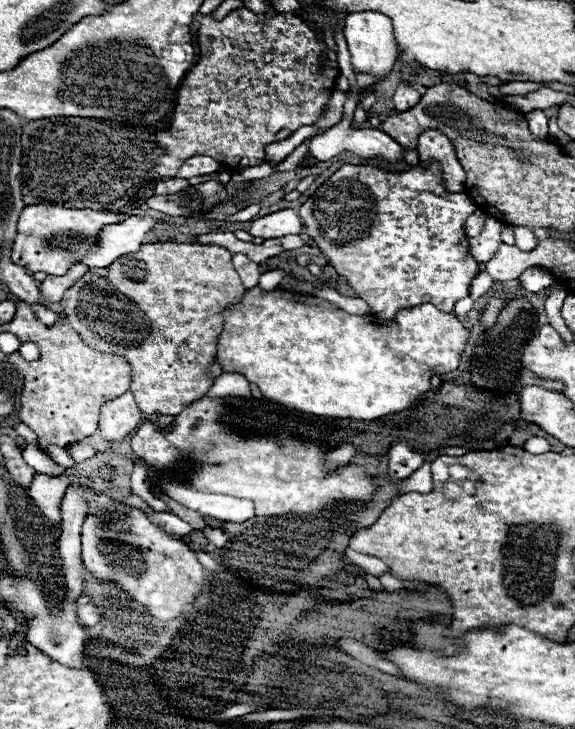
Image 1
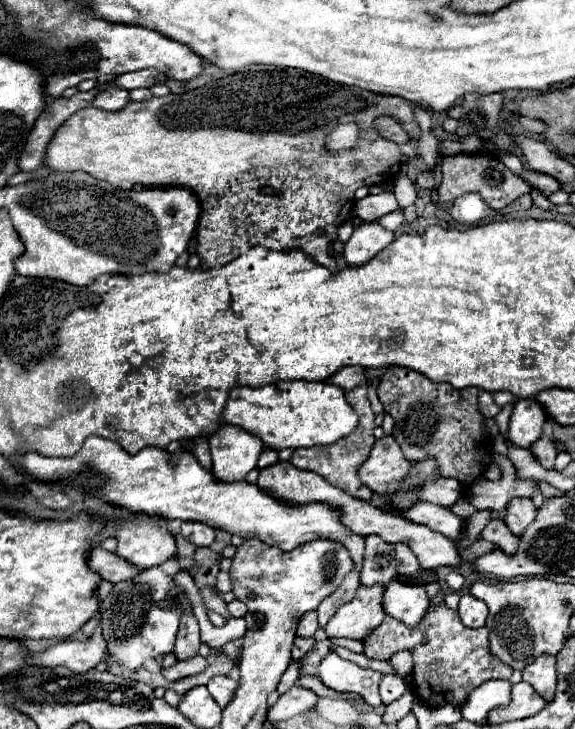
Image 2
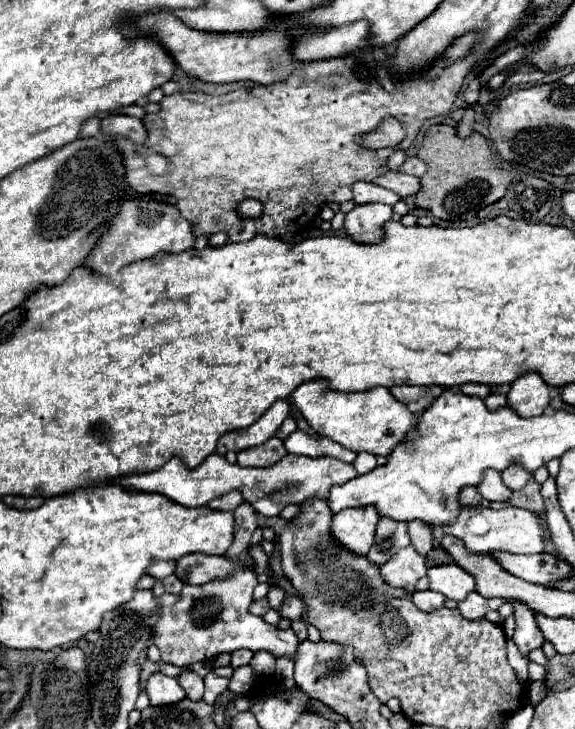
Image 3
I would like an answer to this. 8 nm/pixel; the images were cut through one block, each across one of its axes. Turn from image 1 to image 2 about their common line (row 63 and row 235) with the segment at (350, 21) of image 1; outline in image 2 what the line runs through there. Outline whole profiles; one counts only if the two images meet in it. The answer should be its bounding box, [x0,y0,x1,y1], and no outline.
[344,222,394,266]

